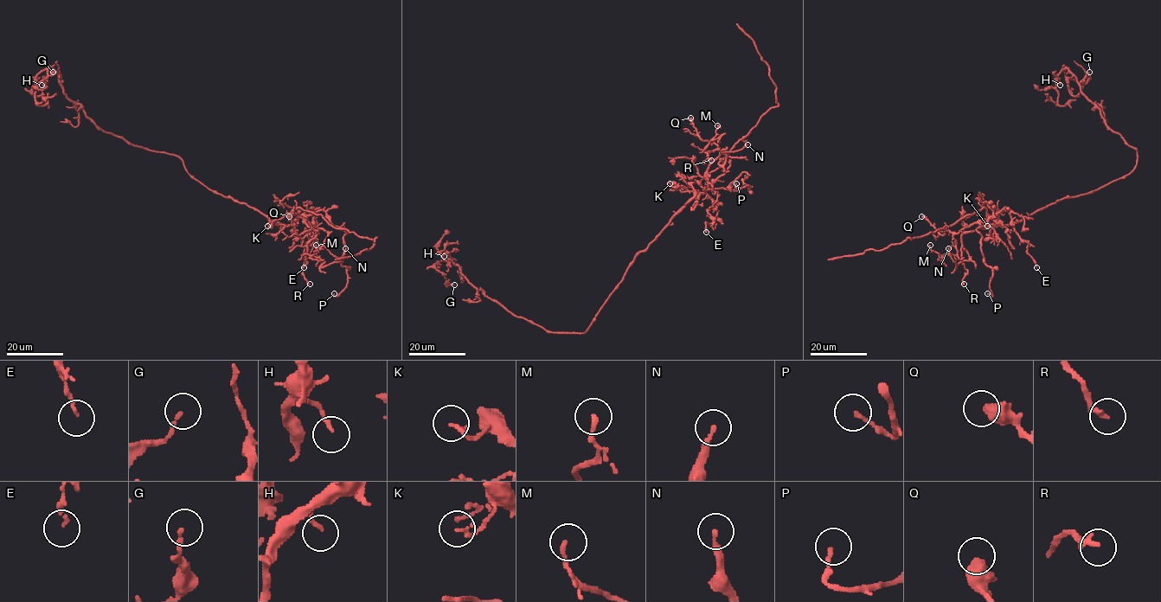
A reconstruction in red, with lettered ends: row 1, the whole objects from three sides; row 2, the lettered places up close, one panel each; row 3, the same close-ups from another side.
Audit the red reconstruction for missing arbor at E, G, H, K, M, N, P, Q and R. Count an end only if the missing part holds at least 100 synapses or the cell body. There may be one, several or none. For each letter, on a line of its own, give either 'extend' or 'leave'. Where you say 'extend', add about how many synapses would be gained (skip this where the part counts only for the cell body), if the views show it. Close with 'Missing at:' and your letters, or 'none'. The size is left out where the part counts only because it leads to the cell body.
E: leave
G: leave
H: leave
K: leave
M: leave
N: leave
P: leave
Q: leave
R: leave
Missing at: none

